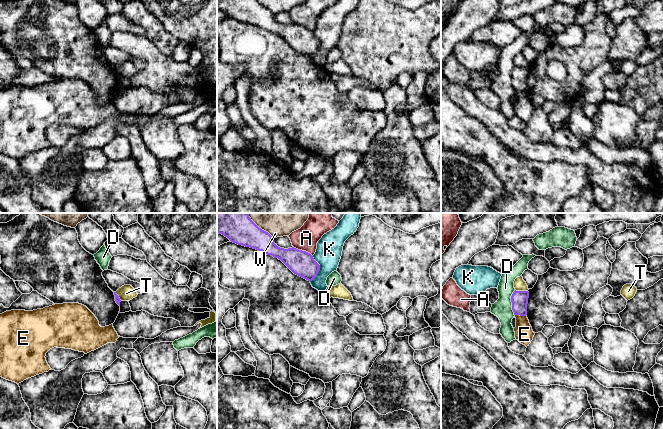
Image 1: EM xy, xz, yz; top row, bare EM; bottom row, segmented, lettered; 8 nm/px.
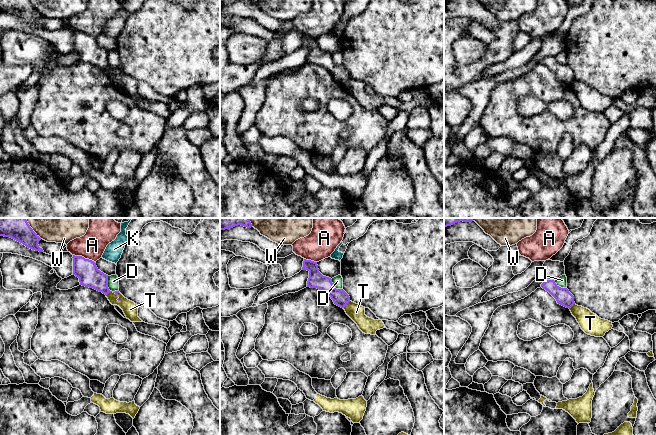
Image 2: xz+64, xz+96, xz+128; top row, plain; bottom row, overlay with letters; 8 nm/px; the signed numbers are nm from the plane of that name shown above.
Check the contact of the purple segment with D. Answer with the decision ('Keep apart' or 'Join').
Keep apart

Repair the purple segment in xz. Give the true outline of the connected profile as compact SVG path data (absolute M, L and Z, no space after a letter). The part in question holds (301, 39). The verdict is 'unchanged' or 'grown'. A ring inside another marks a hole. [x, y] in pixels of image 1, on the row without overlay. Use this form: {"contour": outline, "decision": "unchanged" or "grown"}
{"contour": "M217 0L217 9L231 18L261 27L281 36L294 50L312 57L320 46L313 32L294 23L284 25L274 19L274 14L256 0Z", "decision": "unchanged"}

